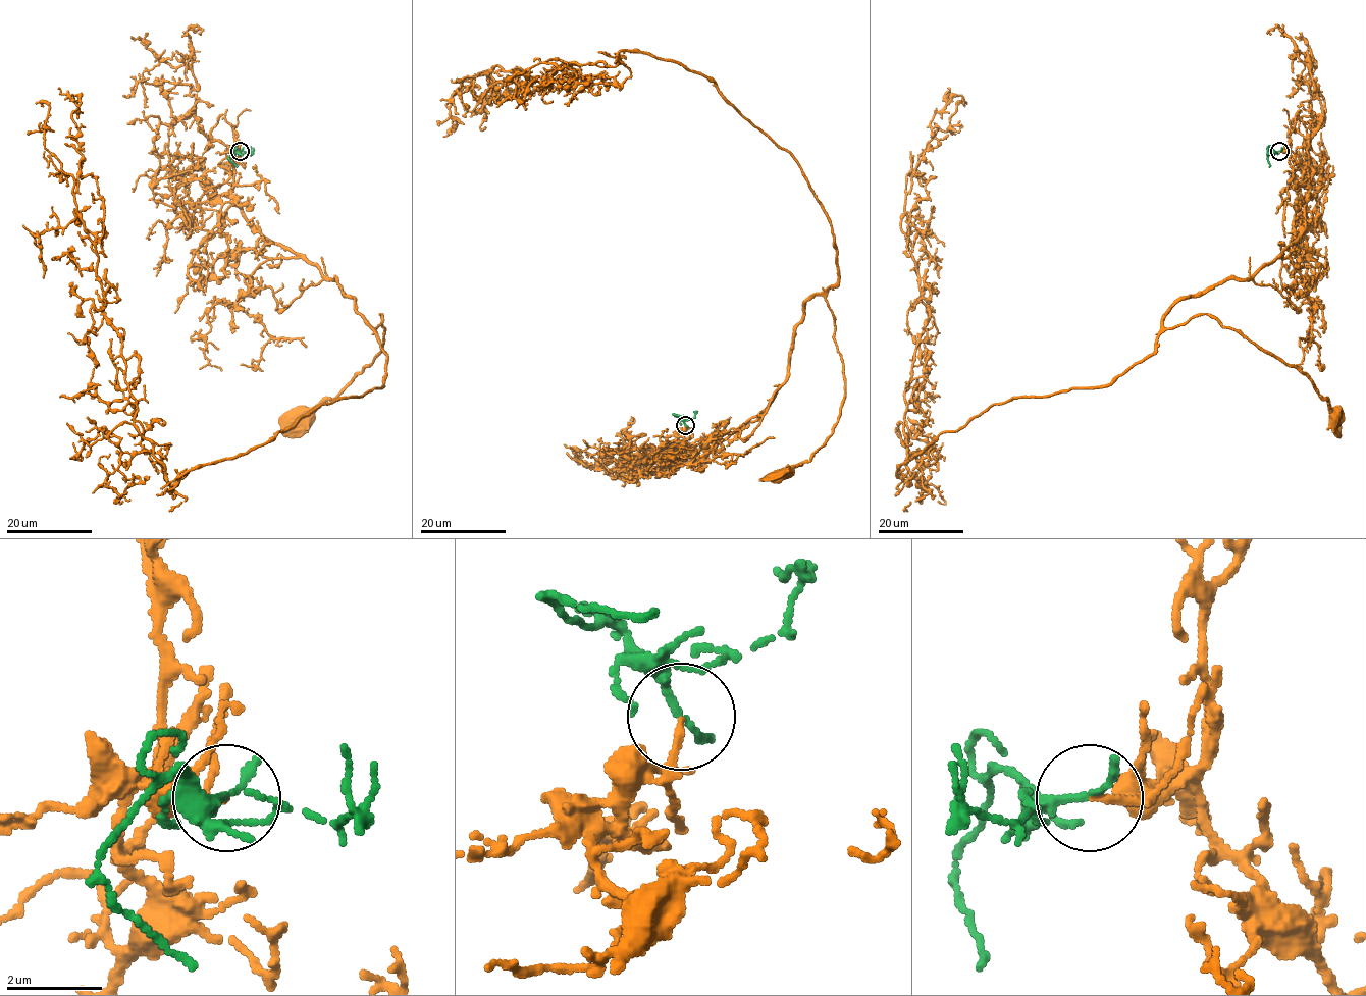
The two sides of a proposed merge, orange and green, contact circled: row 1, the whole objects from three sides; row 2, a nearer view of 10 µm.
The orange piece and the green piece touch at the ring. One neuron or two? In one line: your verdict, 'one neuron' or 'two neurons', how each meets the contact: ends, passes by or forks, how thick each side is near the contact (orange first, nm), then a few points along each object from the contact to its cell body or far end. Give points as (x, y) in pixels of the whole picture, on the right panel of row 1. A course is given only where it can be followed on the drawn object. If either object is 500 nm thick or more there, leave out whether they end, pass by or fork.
one neuron; orange ends there; green ends there; 130 nm thick on the orange side, 200 nm on the other; orange runs (1279, 151), (1303, 175), (1306, 227), (1246, 278), (1180, 298), (1163, 327), (1210, 314), (1300, 369), (1335, 416); green runs (1279, 151), (1271, 149), (1267, 156), (1269, 167)

